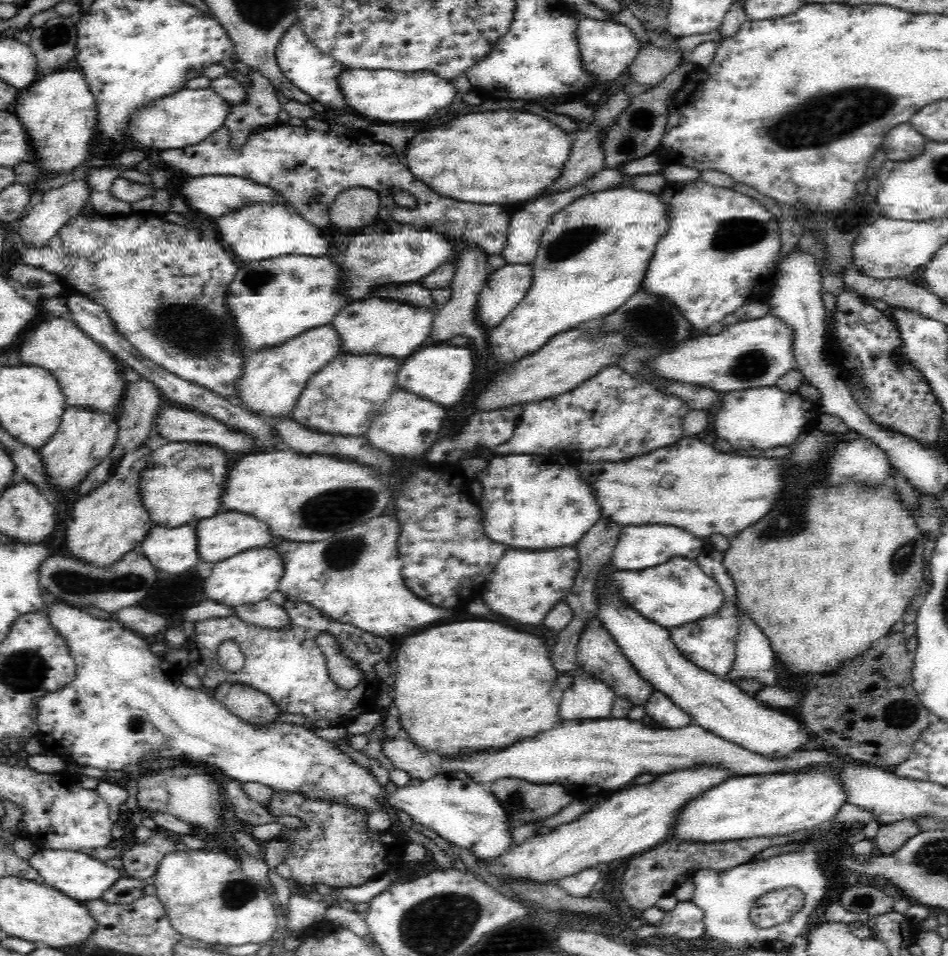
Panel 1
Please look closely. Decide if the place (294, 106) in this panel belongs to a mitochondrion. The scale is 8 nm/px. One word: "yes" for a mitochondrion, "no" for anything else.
no

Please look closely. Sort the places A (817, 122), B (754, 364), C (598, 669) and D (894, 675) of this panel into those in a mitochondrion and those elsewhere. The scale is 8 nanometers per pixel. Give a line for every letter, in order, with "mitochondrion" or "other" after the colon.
A: mitochondrion
B: mitochondrion
C: mitochondrion
D: other

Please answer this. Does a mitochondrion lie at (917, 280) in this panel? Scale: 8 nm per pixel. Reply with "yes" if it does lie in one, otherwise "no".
no

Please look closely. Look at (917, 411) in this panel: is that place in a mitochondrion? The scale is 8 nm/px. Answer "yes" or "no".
no

